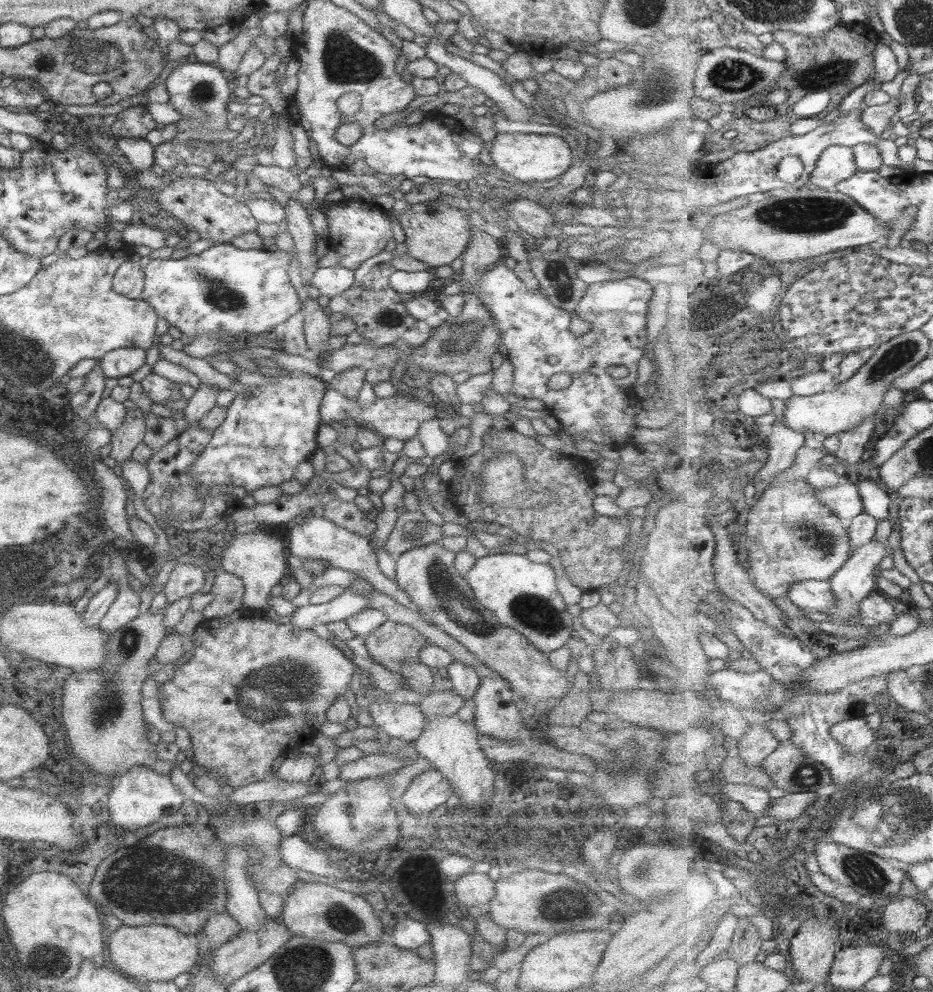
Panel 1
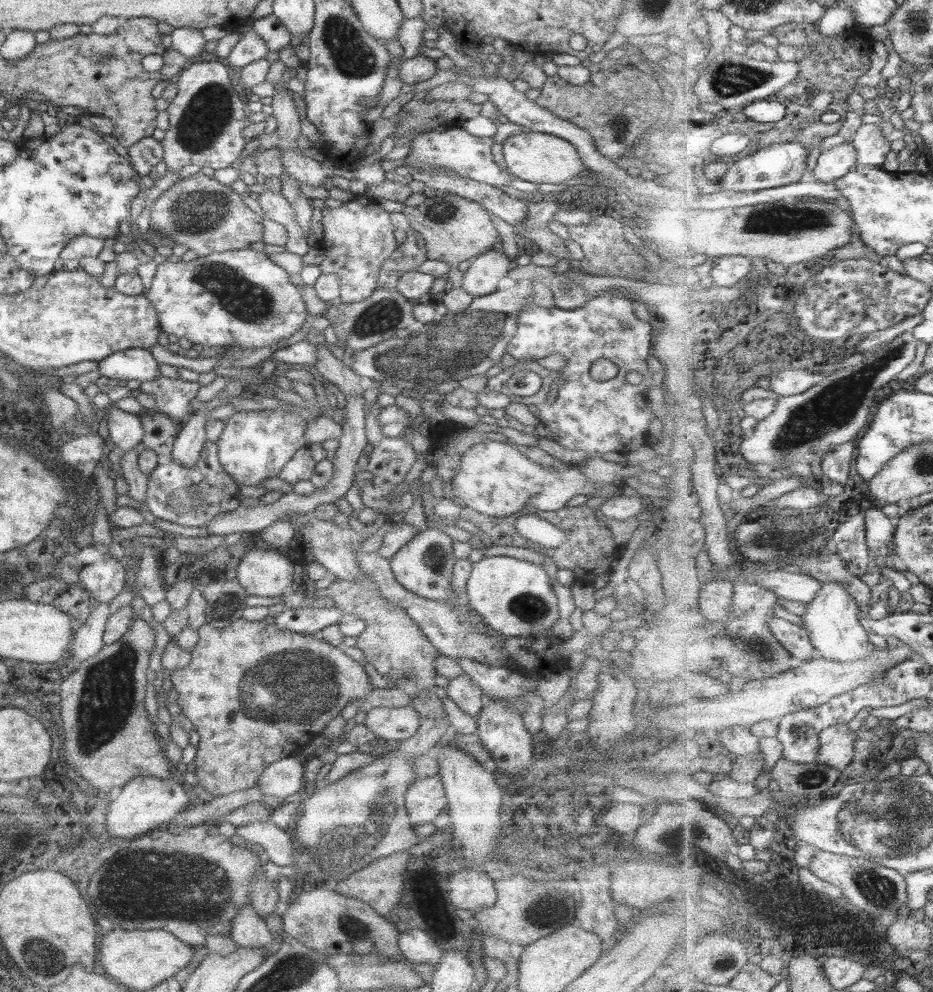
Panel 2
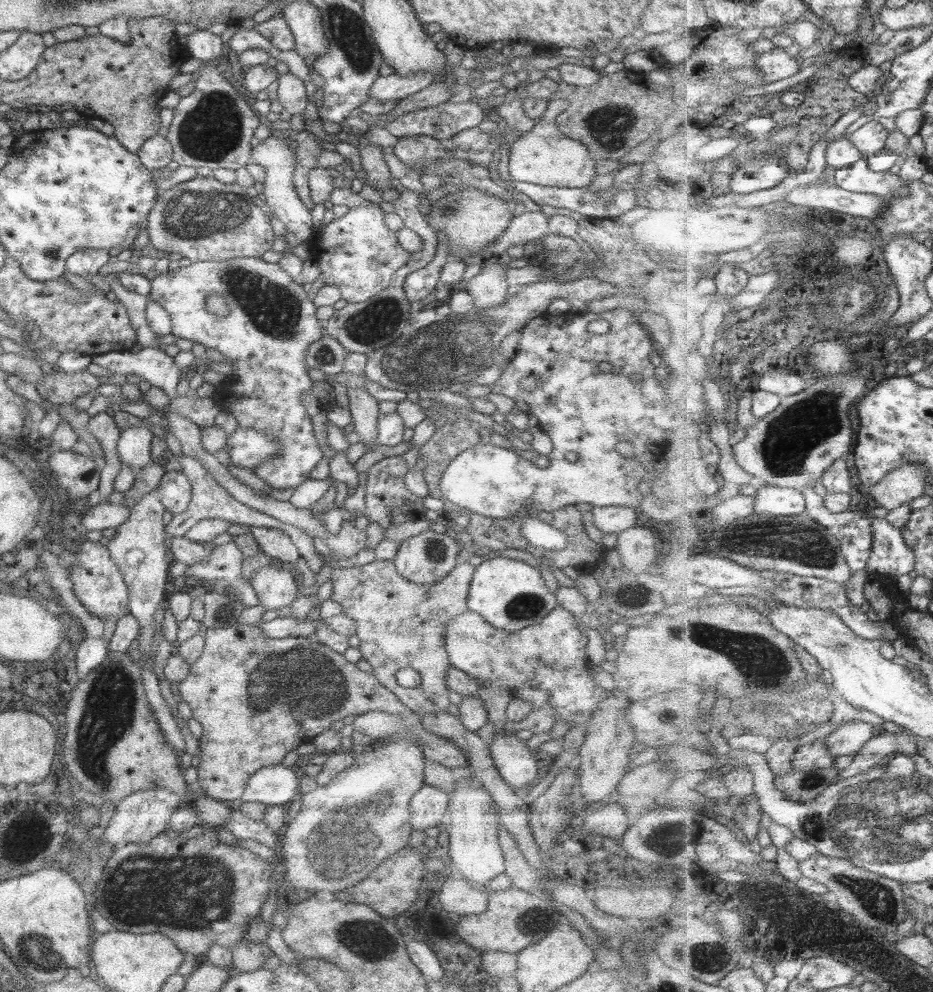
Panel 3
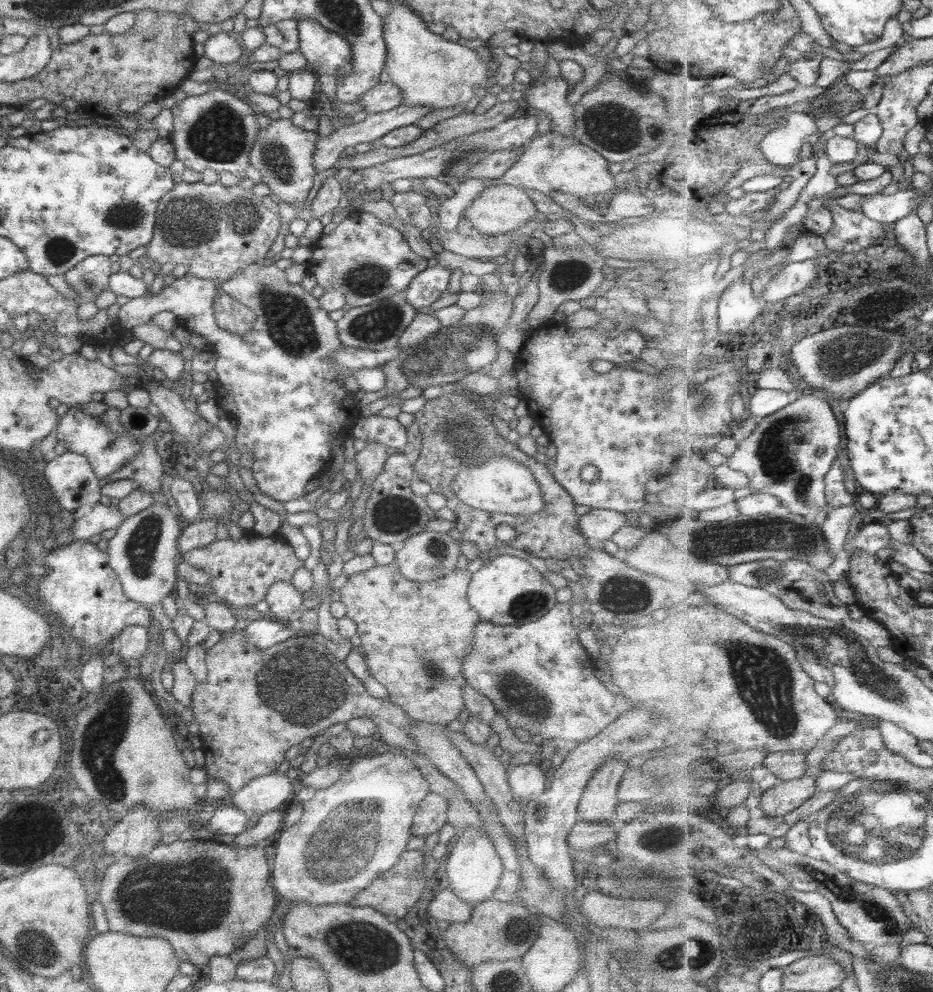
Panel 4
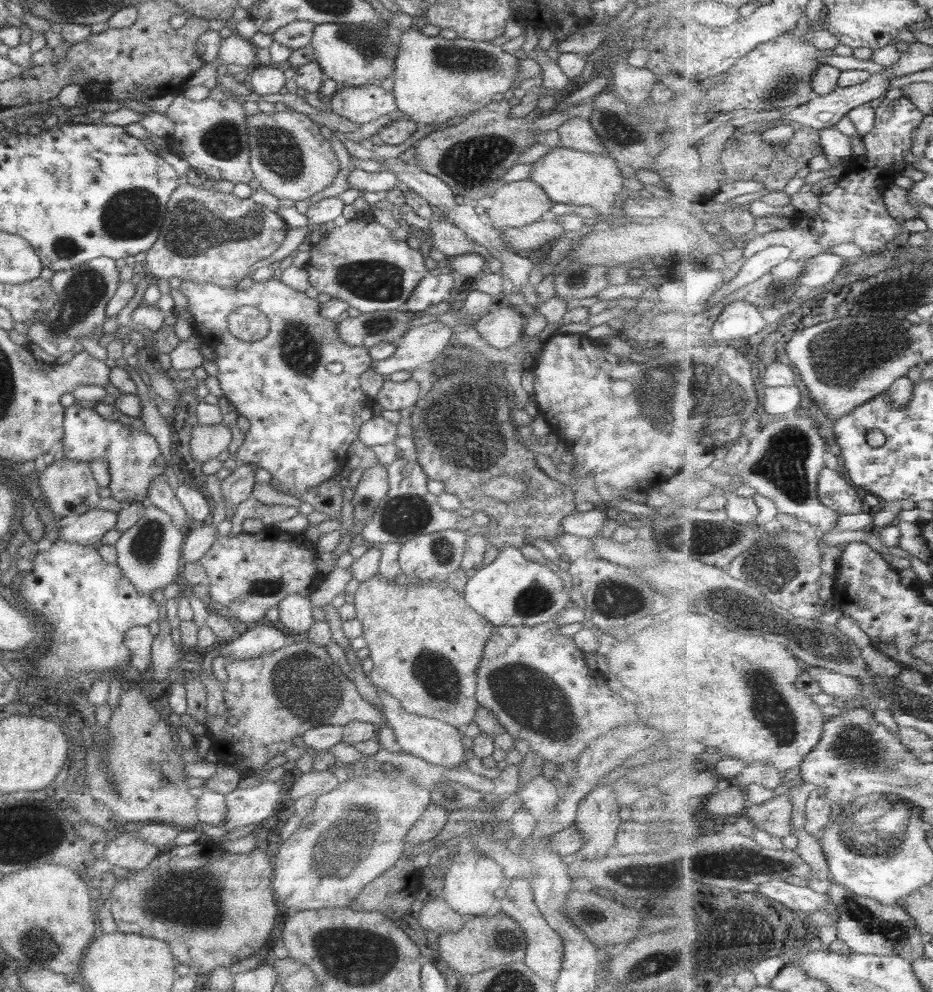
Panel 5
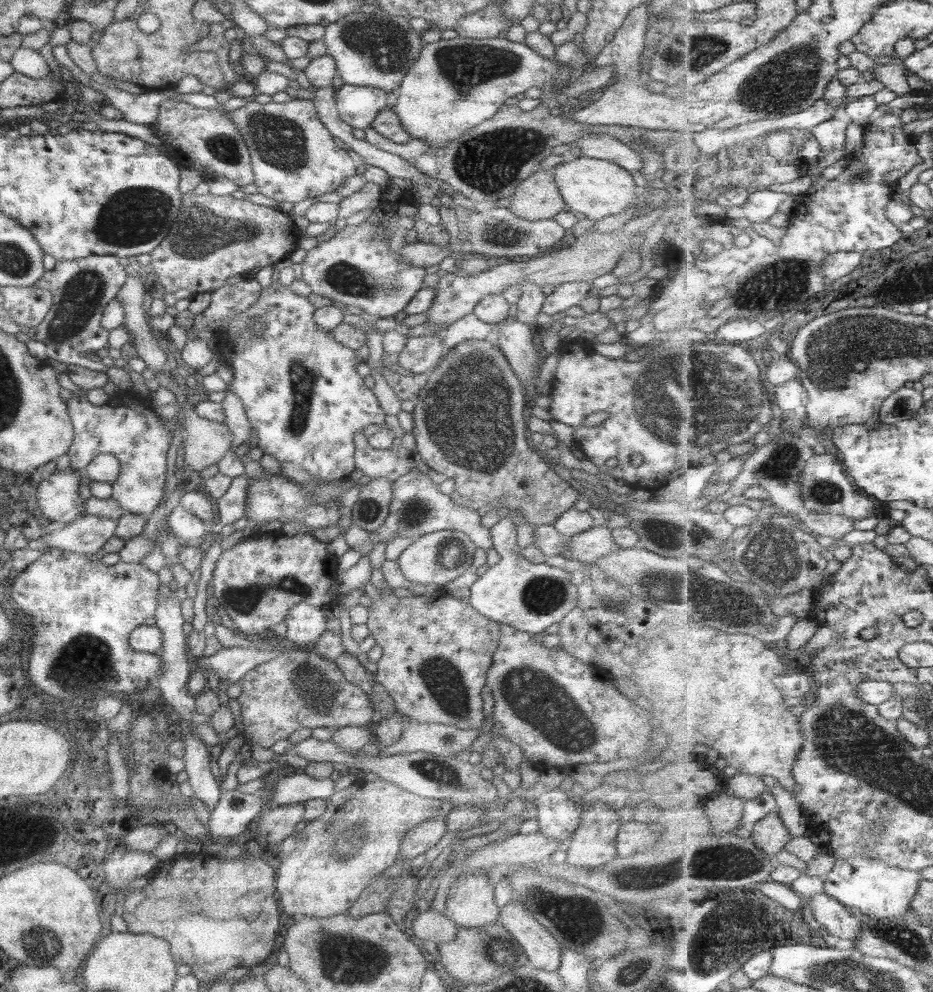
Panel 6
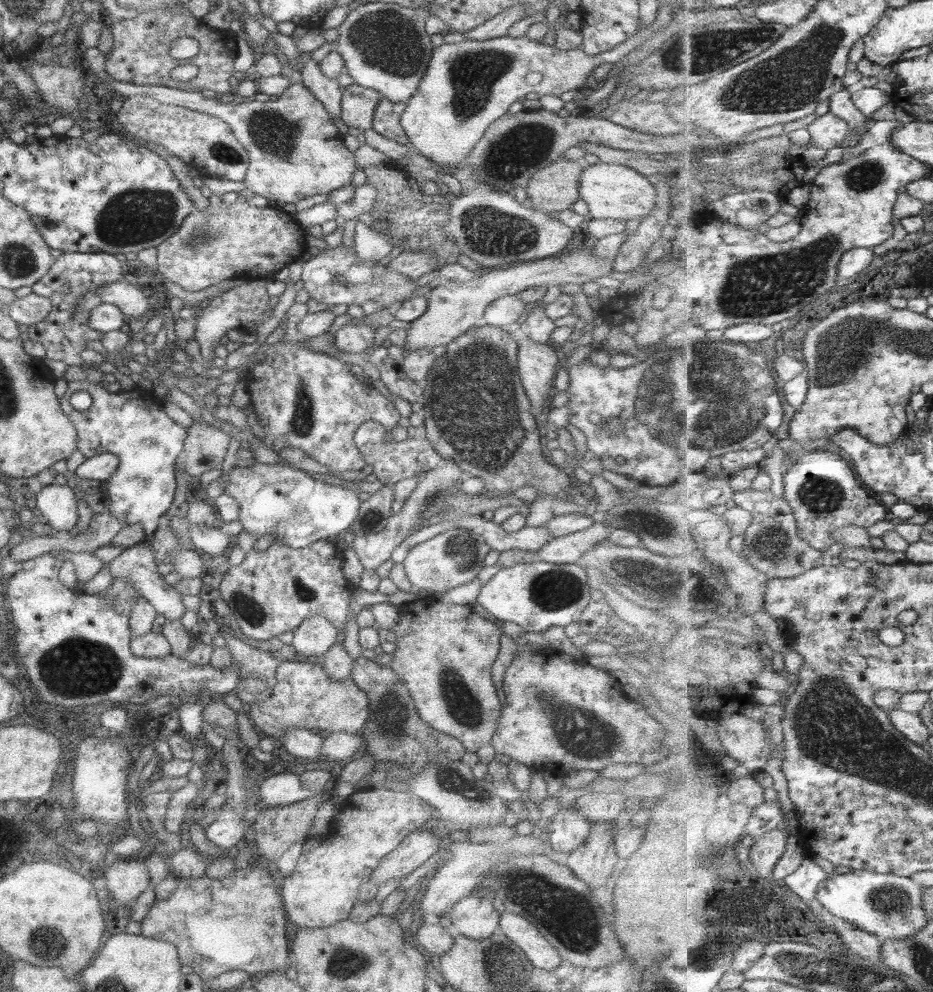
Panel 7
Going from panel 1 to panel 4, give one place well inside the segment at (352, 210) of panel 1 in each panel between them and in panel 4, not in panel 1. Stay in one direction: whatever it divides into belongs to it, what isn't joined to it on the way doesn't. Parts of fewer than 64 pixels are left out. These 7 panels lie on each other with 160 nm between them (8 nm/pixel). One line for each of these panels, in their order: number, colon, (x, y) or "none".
2: (357, 237)
3: (358, 255)
4: (364, 259)

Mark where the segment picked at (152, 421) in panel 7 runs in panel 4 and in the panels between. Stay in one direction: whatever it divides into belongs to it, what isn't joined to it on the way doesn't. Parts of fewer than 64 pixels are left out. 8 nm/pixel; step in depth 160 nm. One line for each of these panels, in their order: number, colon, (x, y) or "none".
4: (82, 434)
5: (133, 458)
6: (134, 436)

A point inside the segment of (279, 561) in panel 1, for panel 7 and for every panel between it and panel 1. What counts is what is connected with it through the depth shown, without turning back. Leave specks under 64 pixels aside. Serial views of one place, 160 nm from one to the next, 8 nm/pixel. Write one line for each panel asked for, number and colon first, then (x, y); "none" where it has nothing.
2: (265, 573)
3: (274, 586)
4: (282, 598)
5: (294, 612)
6: (304, 623)
7: (313, 636)

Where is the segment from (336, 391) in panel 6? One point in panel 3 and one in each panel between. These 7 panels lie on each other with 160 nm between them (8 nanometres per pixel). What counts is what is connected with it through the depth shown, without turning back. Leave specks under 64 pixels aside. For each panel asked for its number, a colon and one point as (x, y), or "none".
3: (264, 337)
4: (276, 380)
5: (302, 419)

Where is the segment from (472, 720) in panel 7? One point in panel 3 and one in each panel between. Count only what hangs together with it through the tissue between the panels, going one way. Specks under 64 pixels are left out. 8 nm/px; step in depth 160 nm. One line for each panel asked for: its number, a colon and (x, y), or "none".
3: (399, 624)
4: (414, 636)
5: (425, 642)
6: (434, 673)

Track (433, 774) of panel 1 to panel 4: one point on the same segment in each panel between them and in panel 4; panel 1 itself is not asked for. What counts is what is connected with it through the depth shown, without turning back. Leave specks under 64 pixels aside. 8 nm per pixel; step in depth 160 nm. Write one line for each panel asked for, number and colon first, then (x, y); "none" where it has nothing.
2: (424, 799)
3: (427, 807)
4: (430, 815)

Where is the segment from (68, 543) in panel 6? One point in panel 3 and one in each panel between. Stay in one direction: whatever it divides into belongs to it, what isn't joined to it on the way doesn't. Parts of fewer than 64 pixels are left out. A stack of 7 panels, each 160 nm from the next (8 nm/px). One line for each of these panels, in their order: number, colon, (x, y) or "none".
3: (104, 515)
4: (102, 517)
5: (86, 529)

